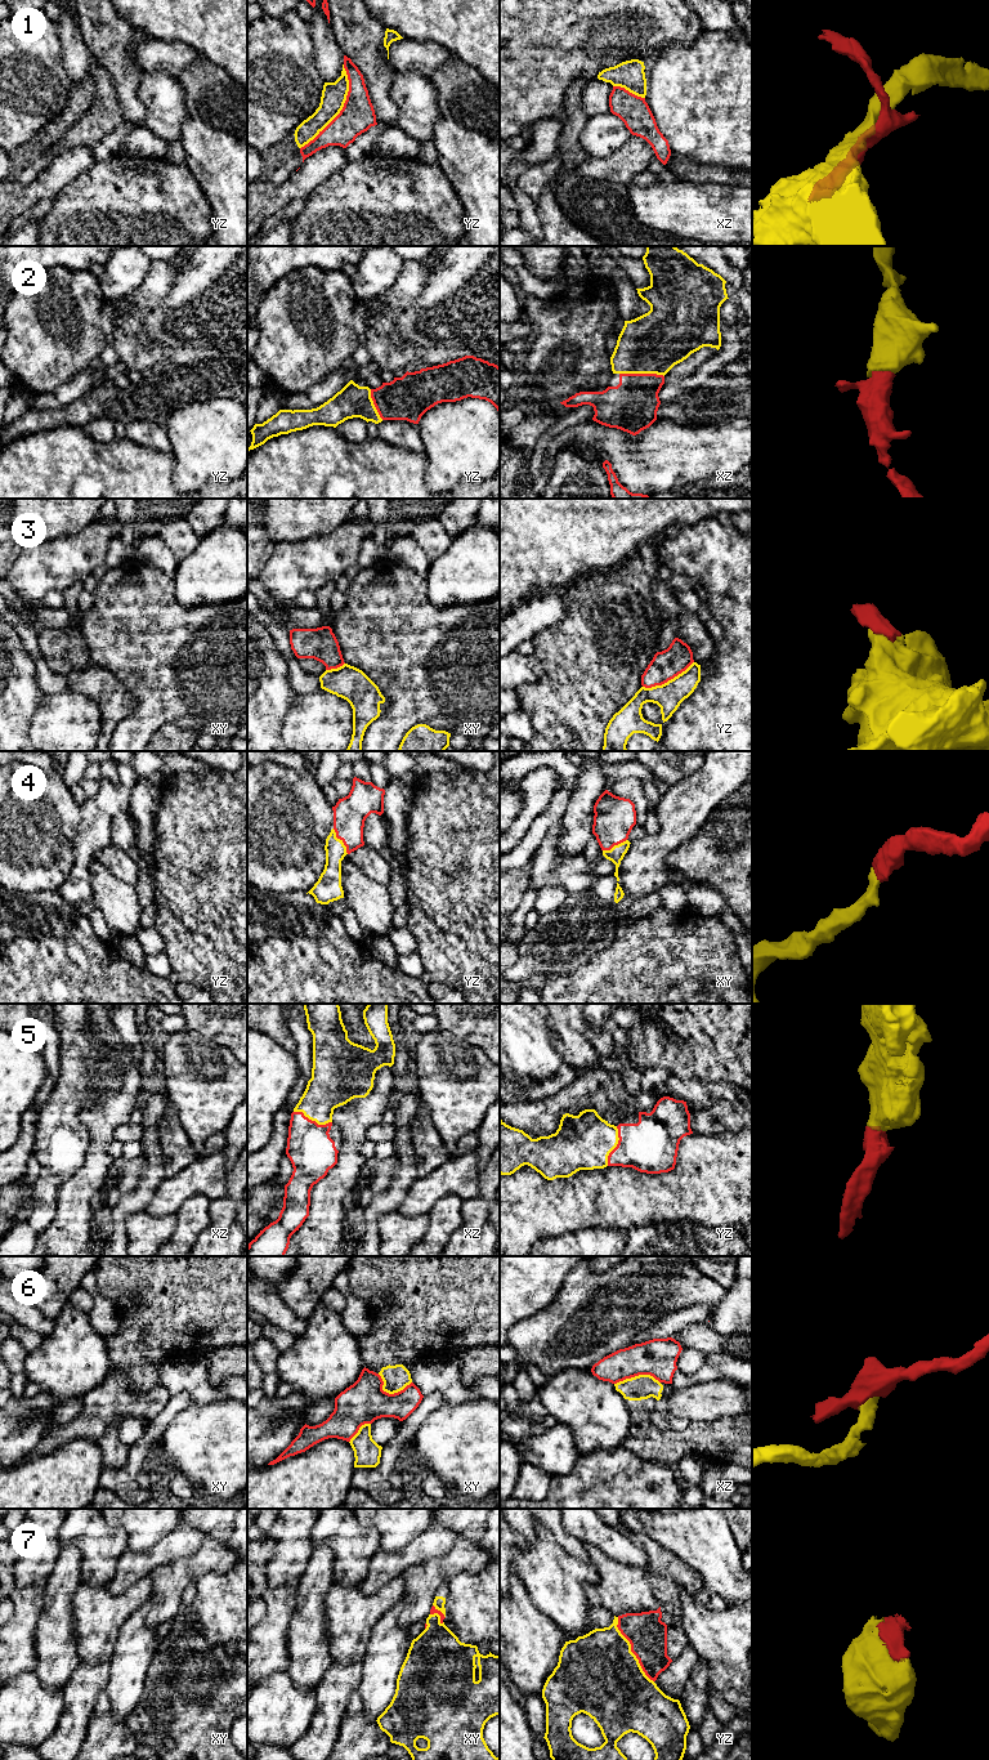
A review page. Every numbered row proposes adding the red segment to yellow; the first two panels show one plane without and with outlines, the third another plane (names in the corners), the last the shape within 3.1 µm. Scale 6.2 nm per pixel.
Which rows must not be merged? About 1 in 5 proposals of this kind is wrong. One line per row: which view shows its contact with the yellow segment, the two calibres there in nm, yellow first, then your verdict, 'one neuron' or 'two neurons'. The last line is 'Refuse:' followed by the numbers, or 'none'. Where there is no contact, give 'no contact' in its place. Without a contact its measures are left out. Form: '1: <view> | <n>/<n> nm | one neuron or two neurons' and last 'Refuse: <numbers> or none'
1: yz | 160/220 nm | two neurons
2: xz | 380/320 nm | one neuron
3: yz | 170/180 nm | two neurons
4: yz | 140/200 nm | one neuron
5: xz | 280/300 nm | one neuron
6: xz | 160/240 nm | two neurons
7: yz | 500/240 nm | one neuron
Refuse: 1, 3, 6

